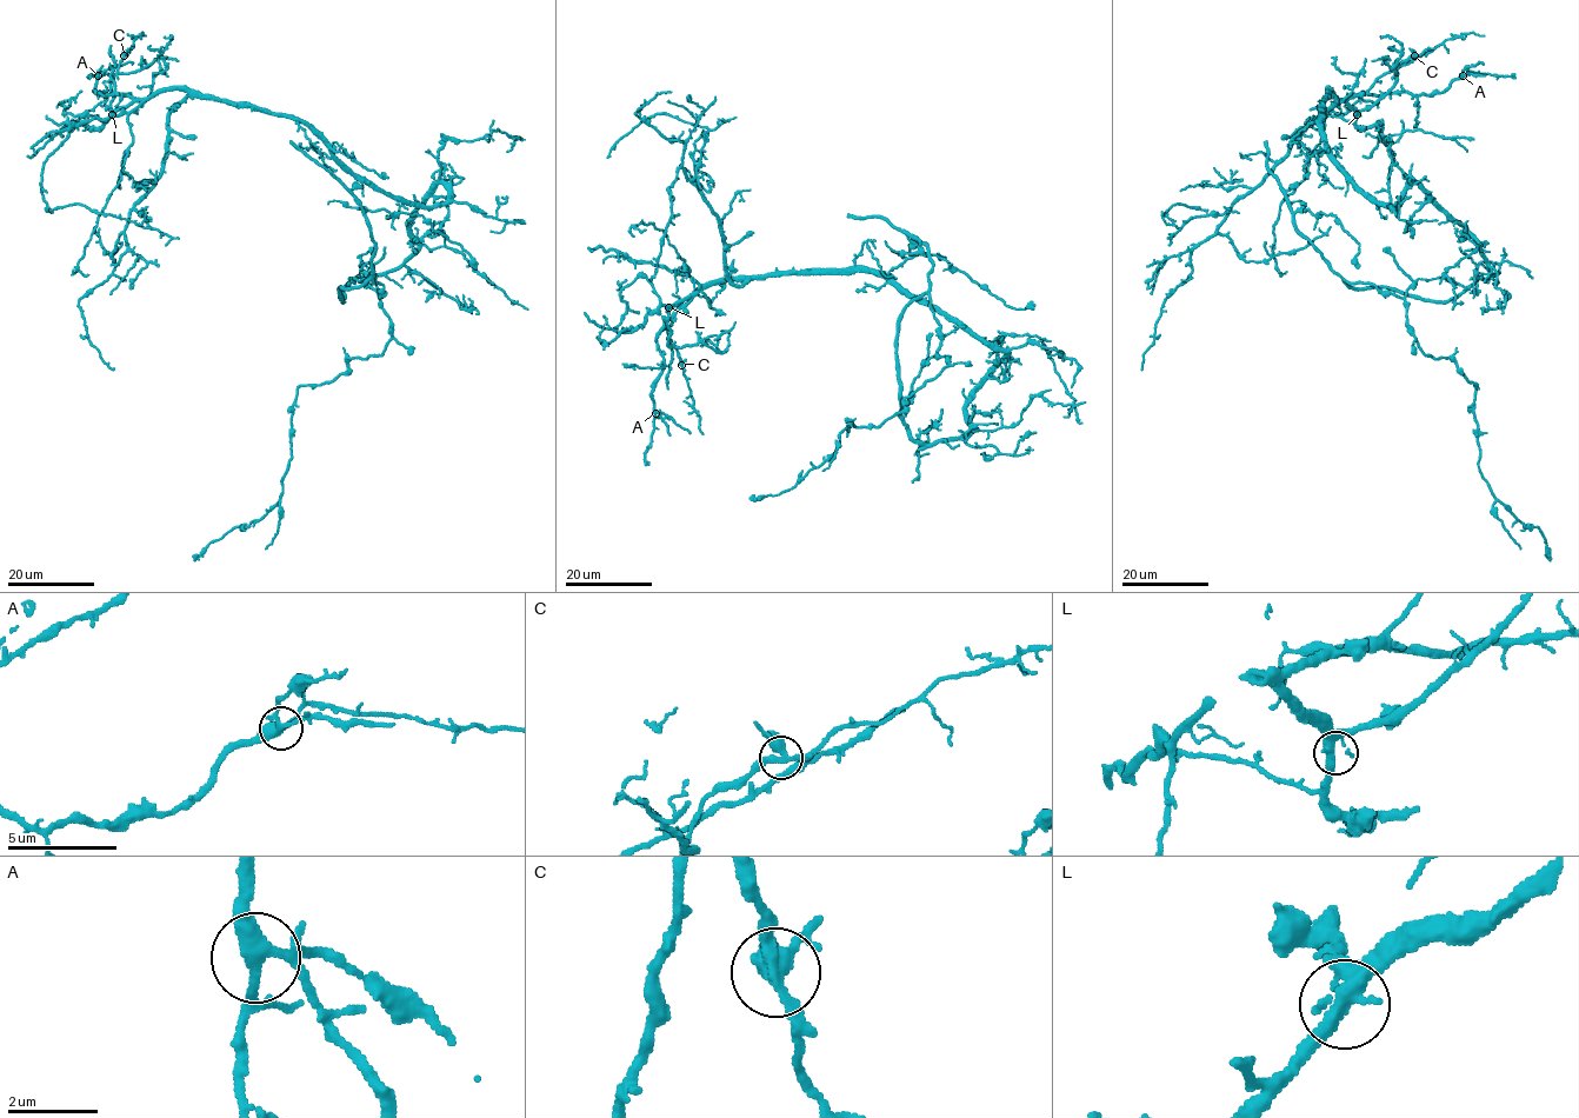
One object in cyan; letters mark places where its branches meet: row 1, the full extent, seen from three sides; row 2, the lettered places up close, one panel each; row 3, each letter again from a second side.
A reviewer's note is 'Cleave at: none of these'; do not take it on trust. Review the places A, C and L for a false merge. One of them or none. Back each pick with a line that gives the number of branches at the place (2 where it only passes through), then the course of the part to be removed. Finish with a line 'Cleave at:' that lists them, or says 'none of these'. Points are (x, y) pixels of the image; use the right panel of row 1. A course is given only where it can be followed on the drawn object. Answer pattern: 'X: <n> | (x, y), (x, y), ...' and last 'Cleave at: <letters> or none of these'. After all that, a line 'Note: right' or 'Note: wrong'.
Cleave at: none of these
Note: right

